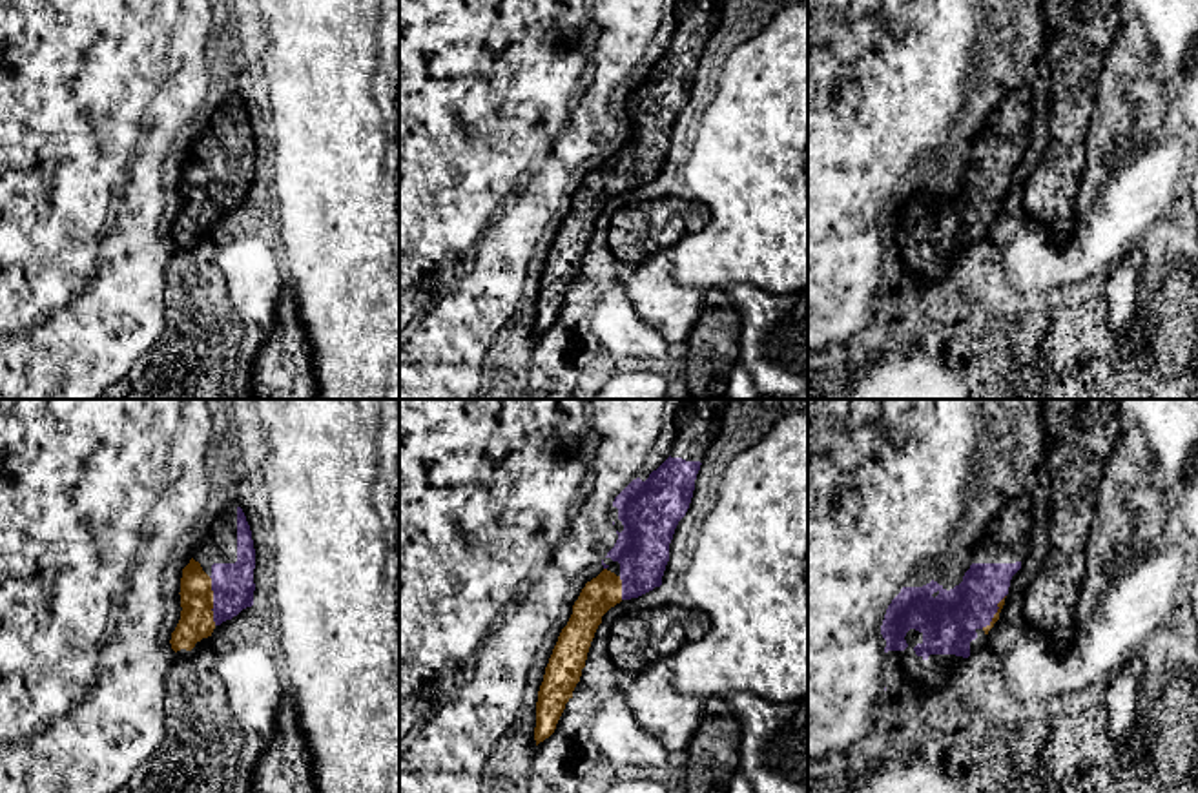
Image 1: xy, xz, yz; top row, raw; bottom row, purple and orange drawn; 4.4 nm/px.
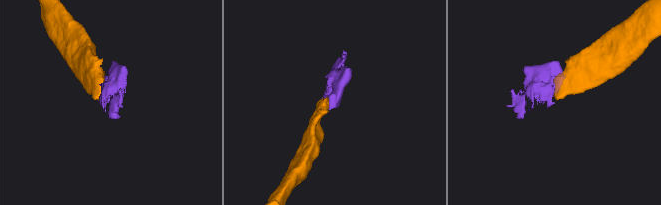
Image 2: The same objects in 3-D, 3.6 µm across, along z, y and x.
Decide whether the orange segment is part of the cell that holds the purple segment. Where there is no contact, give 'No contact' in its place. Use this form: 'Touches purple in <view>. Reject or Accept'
Touches purple in xy. Accept

